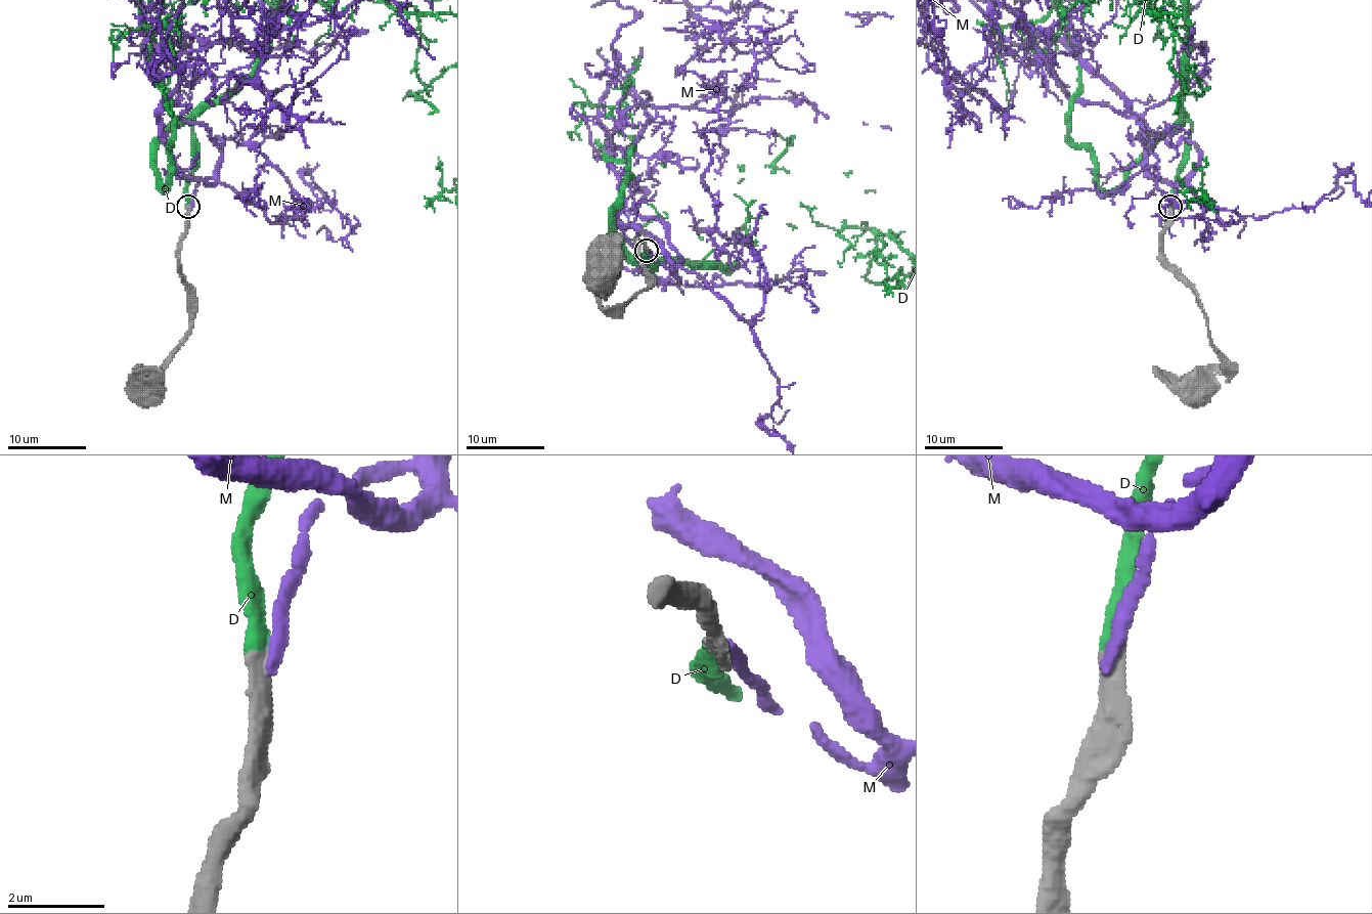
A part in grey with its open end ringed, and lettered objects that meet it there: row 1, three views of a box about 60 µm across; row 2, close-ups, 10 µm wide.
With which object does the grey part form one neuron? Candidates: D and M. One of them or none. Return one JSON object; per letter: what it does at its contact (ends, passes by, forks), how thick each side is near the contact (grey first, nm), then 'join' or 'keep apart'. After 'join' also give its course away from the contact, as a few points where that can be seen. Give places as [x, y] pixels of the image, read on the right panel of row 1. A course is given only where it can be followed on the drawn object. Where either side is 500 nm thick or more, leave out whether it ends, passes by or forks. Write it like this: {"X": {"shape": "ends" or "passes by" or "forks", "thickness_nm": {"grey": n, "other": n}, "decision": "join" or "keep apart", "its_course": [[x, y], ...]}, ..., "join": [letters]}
{"D": {"shape": "ends", "thickness_nm": {"grey": 380, "other": 320}, "decision": "join"}, "M": {"shape": "ends", "thickness_nm": {"grey": 400, "other": 280}, "decision": "keep apart"}, "join": ["D"]}

